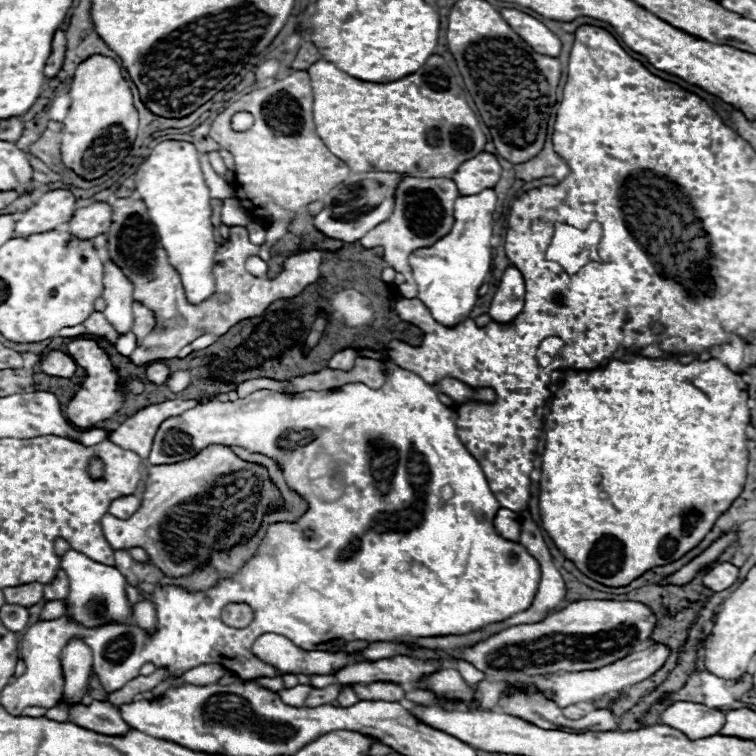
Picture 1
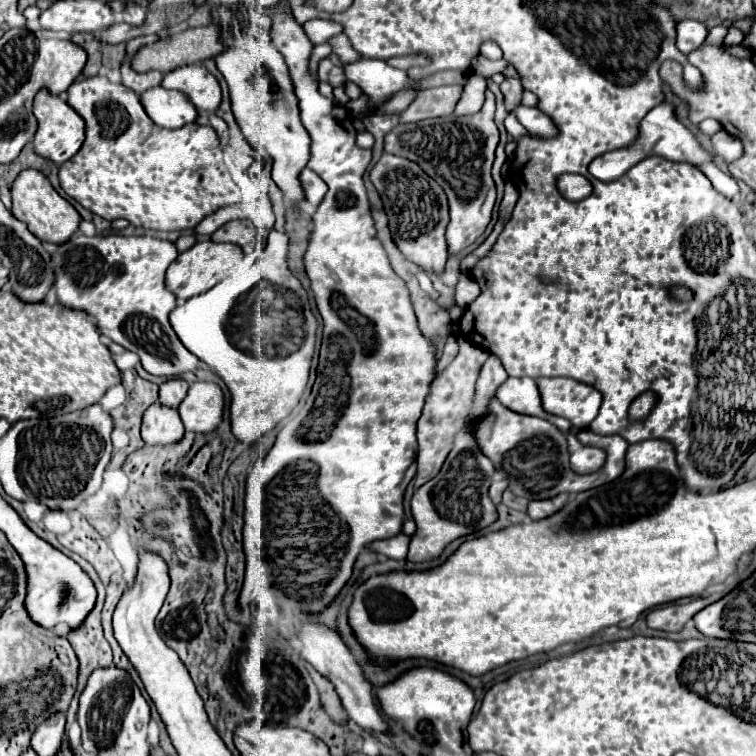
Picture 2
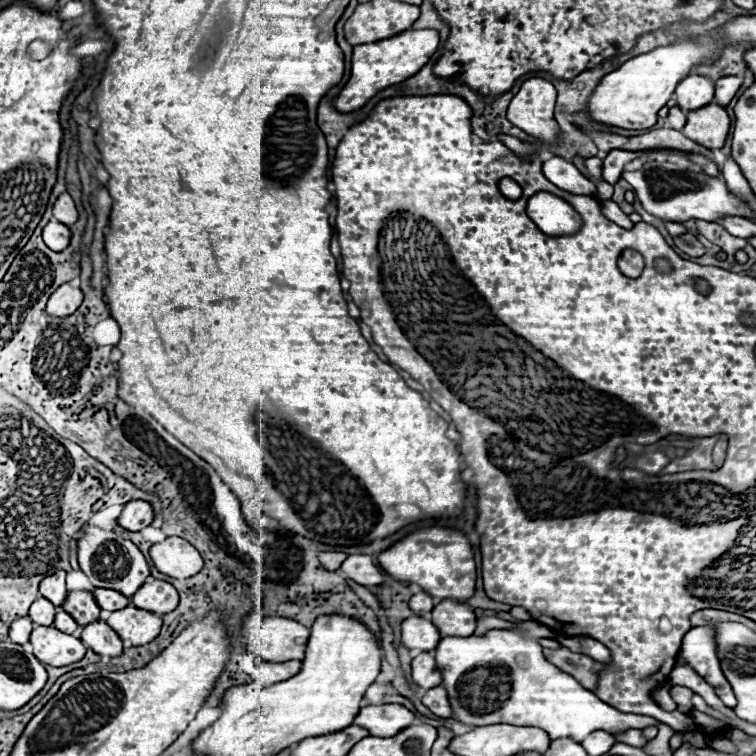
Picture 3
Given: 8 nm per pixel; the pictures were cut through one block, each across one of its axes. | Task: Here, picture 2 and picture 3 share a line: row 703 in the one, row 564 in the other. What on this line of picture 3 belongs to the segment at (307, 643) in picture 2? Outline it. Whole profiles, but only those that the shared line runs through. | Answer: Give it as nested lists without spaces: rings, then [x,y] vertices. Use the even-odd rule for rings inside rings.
[[[348,556],[337,572],[360,586],[370,588],[382,584],[382,572],[370,556]]]

